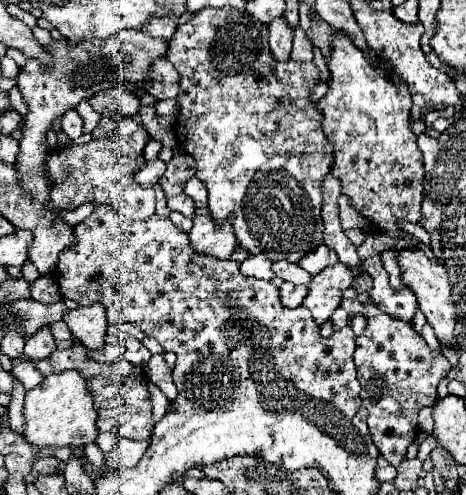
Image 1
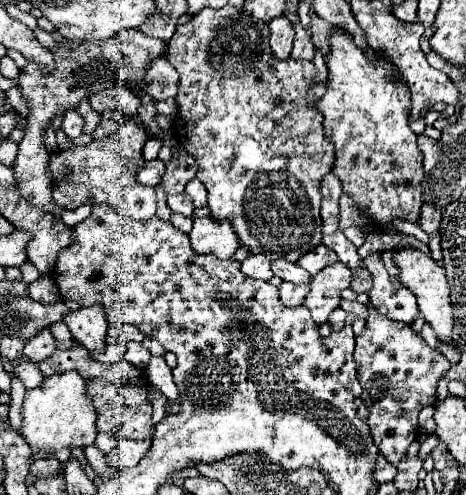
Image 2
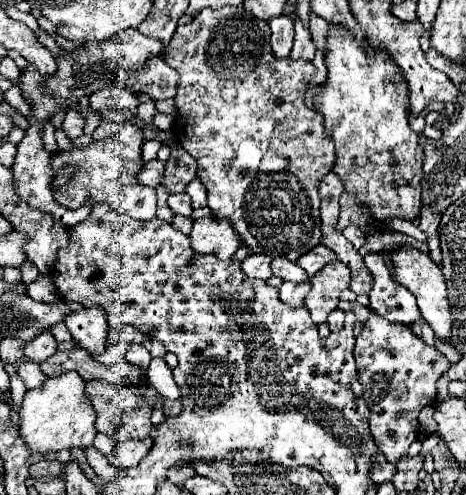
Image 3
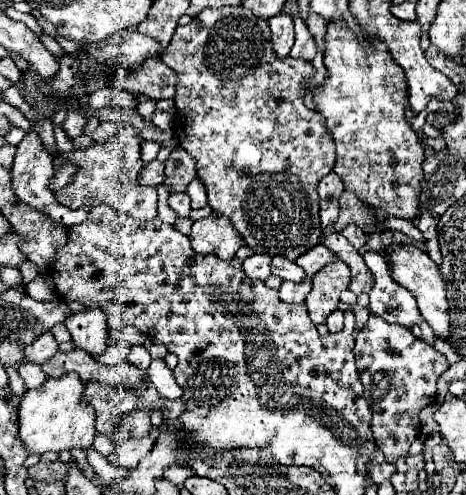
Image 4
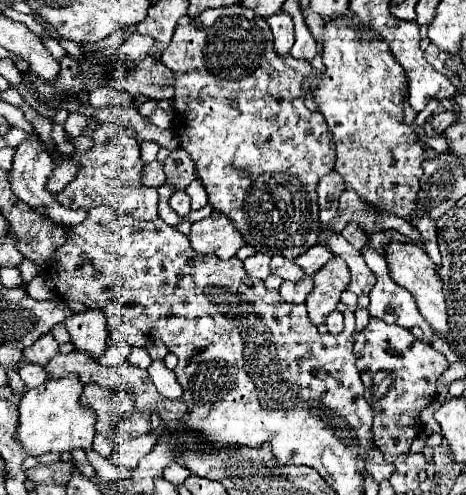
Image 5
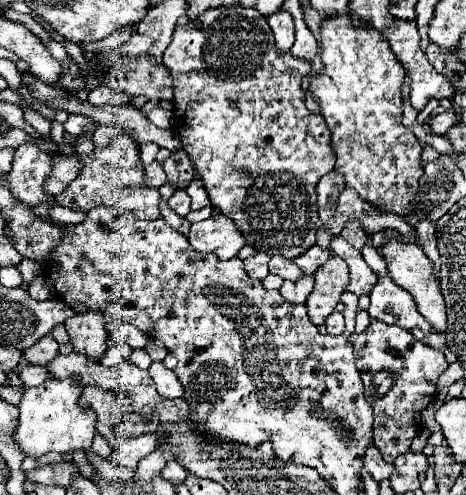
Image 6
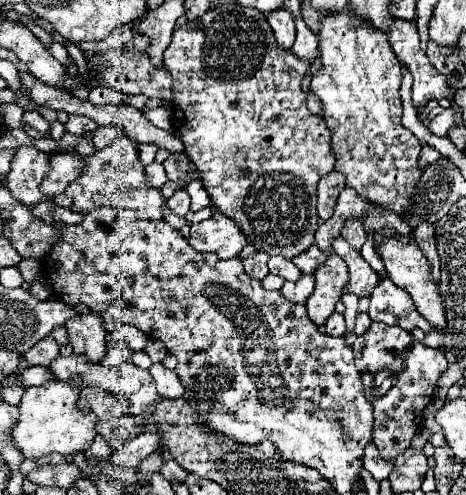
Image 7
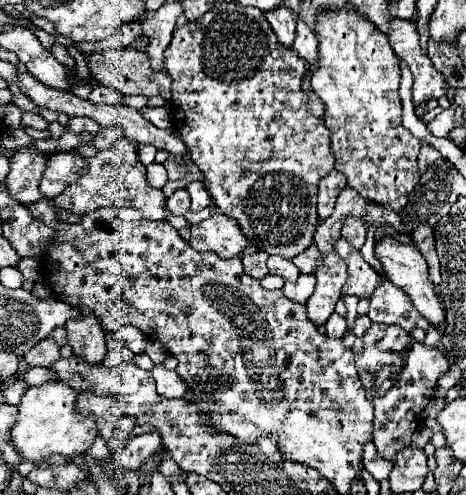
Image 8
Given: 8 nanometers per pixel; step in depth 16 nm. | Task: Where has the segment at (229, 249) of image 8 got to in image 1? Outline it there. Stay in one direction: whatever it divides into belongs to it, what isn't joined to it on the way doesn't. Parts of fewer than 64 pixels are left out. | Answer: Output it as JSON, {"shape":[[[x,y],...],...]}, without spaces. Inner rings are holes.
{"shape":[[[196,216],[190,230],[190,246],[198,254],[210,254],[228,260],[236,250],[236,236],[230,224],[216,224],[210,216]]]}

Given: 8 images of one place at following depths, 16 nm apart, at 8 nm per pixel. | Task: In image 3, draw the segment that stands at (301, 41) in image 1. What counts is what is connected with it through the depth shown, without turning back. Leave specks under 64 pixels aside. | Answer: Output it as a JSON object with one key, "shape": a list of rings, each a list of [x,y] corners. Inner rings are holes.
{"shape":[[[290,2],[286,4],[286,12],[292,12],[296,16],[296,40],[294,40],[294,48],[290,52],[292,58],[304,58],[304,60],[312,60],[314,54],[316,54],[316,46],[312,42],[312,36],[308,32],[308,28],[302,24],[302,20],[298,18],[298,12],[296,12],[296,6],[292,6]]]}

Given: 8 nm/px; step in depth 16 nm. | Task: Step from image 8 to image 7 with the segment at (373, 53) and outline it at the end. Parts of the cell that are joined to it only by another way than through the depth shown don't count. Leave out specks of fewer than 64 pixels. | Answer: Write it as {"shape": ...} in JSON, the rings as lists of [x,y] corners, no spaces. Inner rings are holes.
{"shape":[[[350,10],[320,14],[318,40],[322,68],[312,74],[310,88],[324,104],[324,120],[332,134],[336,170],[346,176],[346,184],[354,188],[364,200],[370,200],[372,204],[400,214],[408,208],[410,198],[422,176],[418,168],[420,142],[410,130],[402,126],[402,100],[398,92],[402,82],[400,60],[396,60],[396,54],[392,52],[388,38],[382,32],[376,32],[376,28],[368,24],[368,20],[360,20],[360,16],[356,16]]]}

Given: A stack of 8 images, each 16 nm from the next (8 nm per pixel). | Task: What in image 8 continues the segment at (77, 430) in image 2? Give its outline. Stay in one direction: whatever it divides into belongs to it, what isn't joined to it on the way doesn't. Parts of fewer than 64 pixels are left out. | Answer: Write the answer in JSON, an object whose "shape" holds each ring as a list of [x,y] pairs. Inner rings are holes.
{"shape":[[[60,380],[46,382],[42,386],[30,386],[24,392],[24,396],[18,404],[18,418],[12,426],[14,448],[18,450],[18,454],[24,460],[38,462],[52,454],[60,454],[64,458],[74,458],[74,456],[88,452],[94,438],[98,436],[96,418],[78,414],[74,410],[76,398],[78,398],[78,392]]]}

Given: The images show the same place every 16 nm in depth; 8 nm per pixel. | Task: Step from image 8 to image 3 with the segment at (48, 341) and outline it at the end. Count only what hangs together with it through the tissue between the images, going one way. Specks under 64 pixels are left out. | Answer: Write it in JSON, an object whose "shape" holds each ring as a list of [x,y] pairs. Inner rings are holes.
{"shape":[[[46,330],[40,336],[36,336],[26,348],[24,348],[24,356],[30,362],[42,364],[44,360],[48,360],[50,356],[54,356],[58,350],[58,342],[54,340],[54,336]]]}

